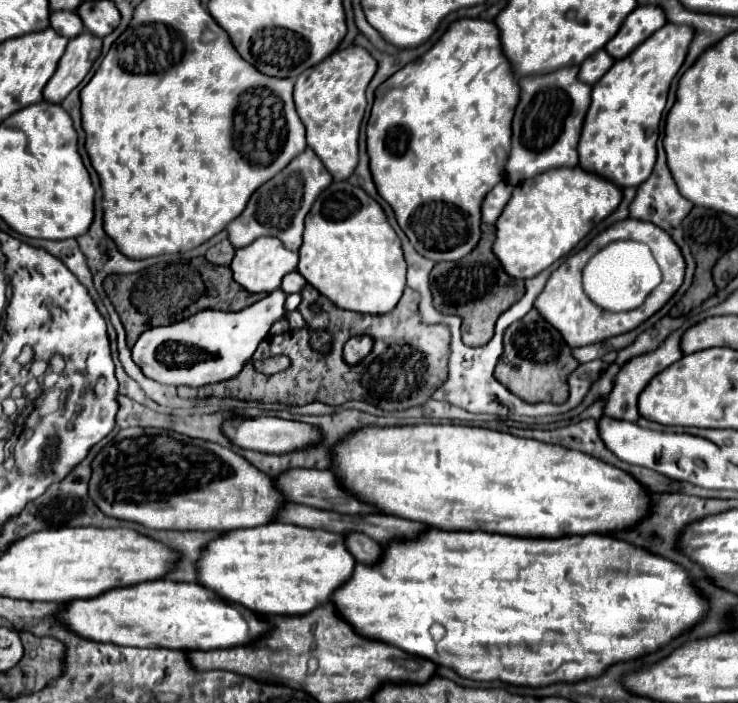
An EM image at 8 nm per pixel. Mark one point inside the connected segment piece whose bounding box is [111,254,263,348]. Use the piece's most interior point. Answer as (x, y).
(166, 292)

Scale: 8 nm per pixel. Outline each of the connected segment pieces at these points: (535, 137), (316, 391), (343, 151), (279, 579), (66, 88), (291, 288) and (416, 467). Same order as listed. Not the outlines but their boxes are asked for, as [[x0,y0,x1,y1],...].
[[505,66,591,186],[201,284,451,412],[293,46,377,182],[197,522,355,614],[43,32,103,104],[281,272,305,294],[333,424,651,538]]

